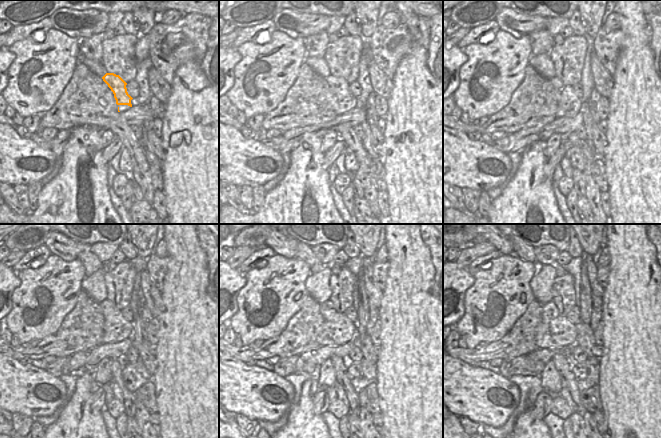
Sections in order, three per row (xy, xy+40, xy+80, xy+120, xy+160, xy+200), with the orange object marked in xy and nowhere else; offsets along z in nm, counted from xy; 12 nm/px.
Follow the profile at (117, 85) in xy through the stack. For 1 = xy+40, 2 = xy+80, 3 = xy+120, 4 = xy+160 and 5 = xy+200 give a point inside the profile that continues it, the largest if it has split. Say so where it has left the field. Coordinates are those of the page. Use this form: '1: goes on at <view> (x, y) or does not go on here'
1: goes on at xy+40 (341, 87)
2: goes on at xy+80 (566, 96)
3: goes on at xy+120 (112, 314)
4: goes on at xy+160 (341, 321)
5: goes on at xy+200 (565, 324)

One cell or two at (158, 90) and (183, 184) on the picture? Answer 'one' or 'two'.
two

